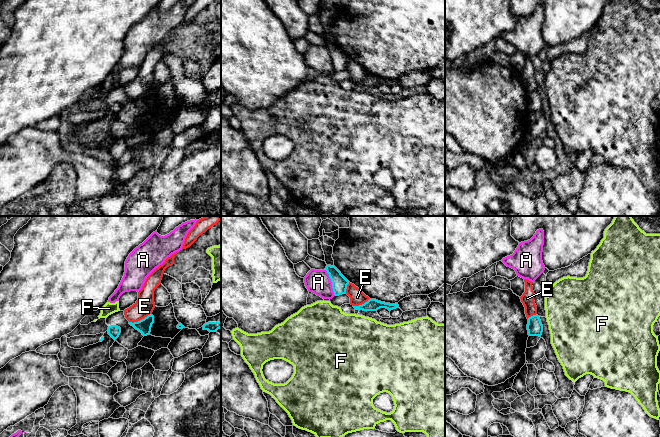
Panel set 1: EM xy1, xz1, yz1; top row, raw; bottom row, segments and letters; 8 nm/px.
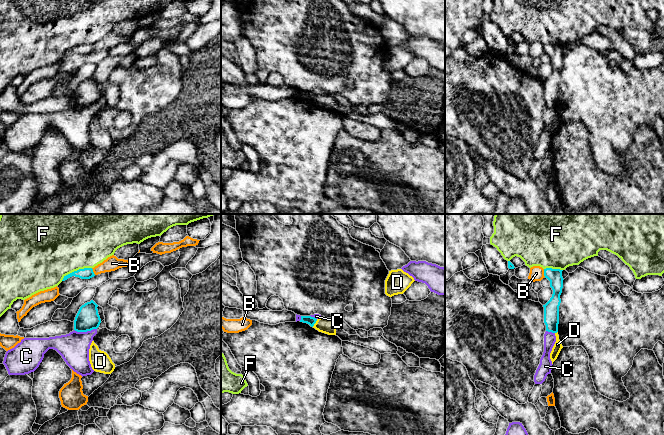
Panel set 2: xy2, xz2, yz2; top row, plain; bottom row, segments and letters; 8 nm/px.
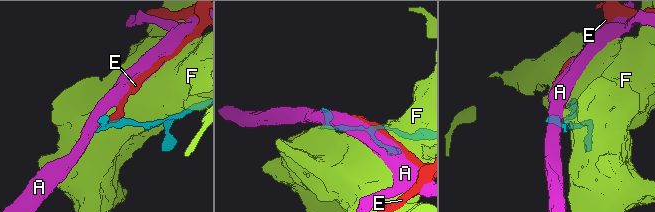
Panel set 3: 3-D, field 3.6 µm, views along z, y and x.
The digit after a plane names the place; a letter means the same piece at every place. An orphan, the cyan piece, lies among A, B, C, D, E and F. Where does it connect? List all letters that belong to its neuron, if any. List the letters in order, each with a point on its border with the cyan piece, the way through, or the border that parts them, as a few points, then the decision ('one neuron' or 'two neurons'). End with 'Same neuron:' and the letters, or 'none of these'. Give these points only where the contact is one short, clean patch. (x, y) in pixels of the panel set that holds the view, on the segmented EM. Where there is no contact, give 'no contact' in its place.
A: xz1 (331, 281) | along xz1 (325, 269), (335, 295) | two neurons
B: yz2 (544, 273) | two neurons
C: xy2 (85, 331) | along xy2 (96, 328), (90, 331), (74, 330) | two neurons
D: xz2 (315, 322) | along xz2 (317, 319), (312, 326) | two neurons
E: xy1 (140, 320) | along xy1 (151, 313), (137, 321), (129, 322) | two neurons
F: xy2 (77, 270) | two neurons
Same neuron: none of these

